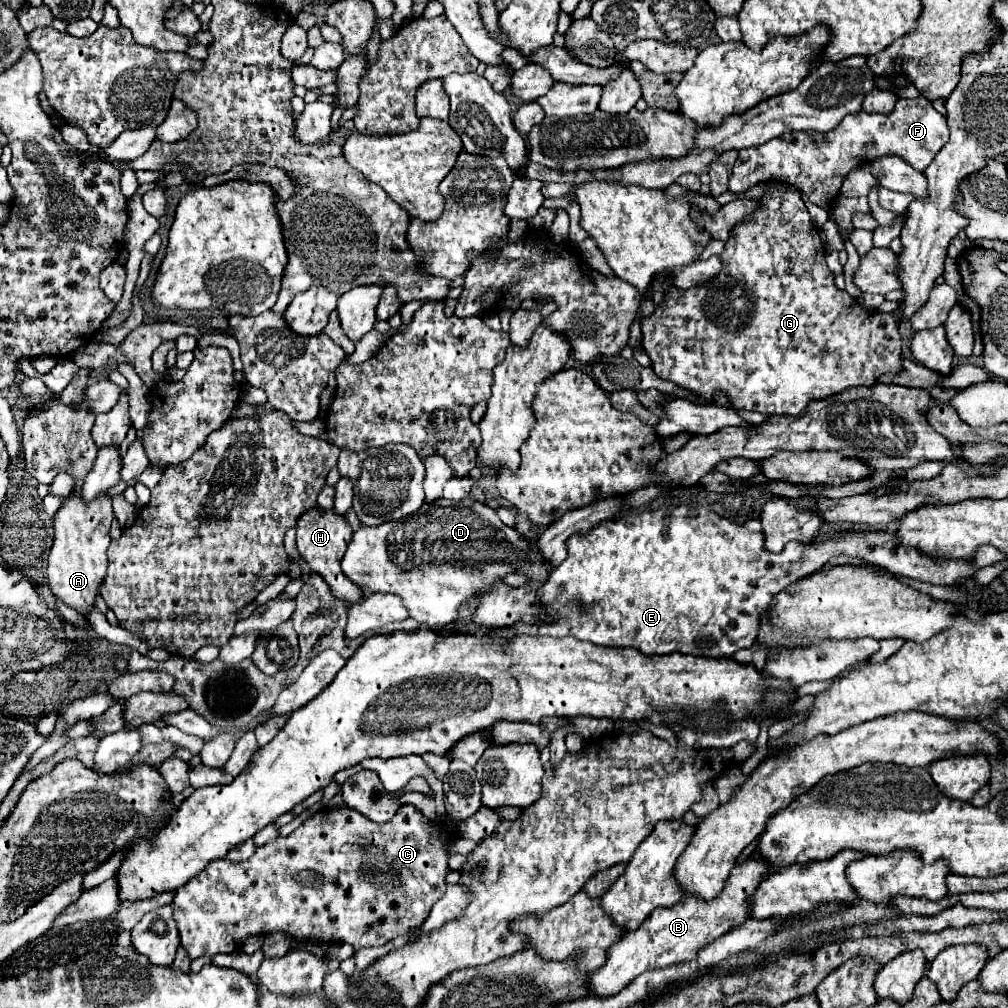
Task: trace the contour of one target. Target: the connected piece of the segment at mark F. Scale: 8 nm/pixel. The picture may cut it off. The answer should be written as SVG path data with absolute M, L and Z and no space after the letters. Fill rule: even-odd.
M926 97L906 101L898 99L896 105L898 107L890 115L866 115L864 111L852 113L844 117L842 123L832 129L832 133L784 133L782 137L776 137L764 145L740 151L732 169L730 191L744 193L750 187L770 179L788 181L796 189L802 189L812 203L830 211L842 179L856 165L886 155L898 155L914 169L924 171L950 137L946 119Z

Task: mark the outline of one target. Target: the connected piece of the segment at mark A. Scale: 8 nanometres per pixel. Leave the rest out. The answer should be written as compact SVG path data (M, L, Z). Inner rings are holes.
M100 495L96 501L86 505L82 497L66 499L58 513L54 515L54 545L48 557L48 585L50 591L64 601L68 607L76 609L82 615L94 611L96 597L108 569L106 549L110 545L110 523L114 519L112 501L108 495Z

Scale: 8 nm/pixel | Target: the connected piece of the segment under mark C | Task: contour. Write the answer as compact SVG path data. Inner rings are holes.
M402 805L394 819L386 824L377 824L366 817L362 817L362 813L356 813L356 809L350 807L336 807L336 809L322 809L314 815L310 815L294 833L290 833L288 837L278 837L262 847L256 849L256 853L242 863L228 863L226 859L218 859L206 865L206 869L202 869L196 877L192 877L186 885L182 885L180 889L176 889L174 901L172 901L172 909L174 909L174 921L178 925L180 931L180 939L182 939L182 947L186 949L190 959L198 959L198 957L212 957L216 953L230 953L234 951L234 945L242 945L246 941L246 937L252 935L266 935L266 933L288 933L290 937L294 937L296 941L308 941L308 943L348 943L352 945L356 951L362 947L378 947L378 945L386 945L388 941L392 941L398 935L408 933L410 929L422 925L424 917L428 917L432 905L444 895L446 889L446 875L450 873L448 869L448 859L452 857L452 849L450 849L450 839L452 839L452 823L450 821L430 821L422 815L420 809L416 809L414 805Z

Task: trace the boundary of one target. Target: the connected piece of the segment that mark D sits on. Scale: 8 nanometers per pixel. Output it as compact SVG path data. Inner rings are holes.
M442 497L436 503L424 503L420 511L412 513L412 517L404 517L402 521L388 521L378 527L360 527L342 557L342 571L368 593L400 595L406 609L410 611L410 617L432 629L456 621L458 607L472 597L480 597L478 607L472 615L476 627L508 627L516 621L548 621L542 605L536 599L536 589L548 577L544 559L540 557L540 553L536 553L534 545L528 539L520 537L512 527L506 527L494 509L482 503L472 503L468 497L464 501L450 501ZM522 565L532 565L532 585L518 589L502 585L500 579L510 571L518 571Z

